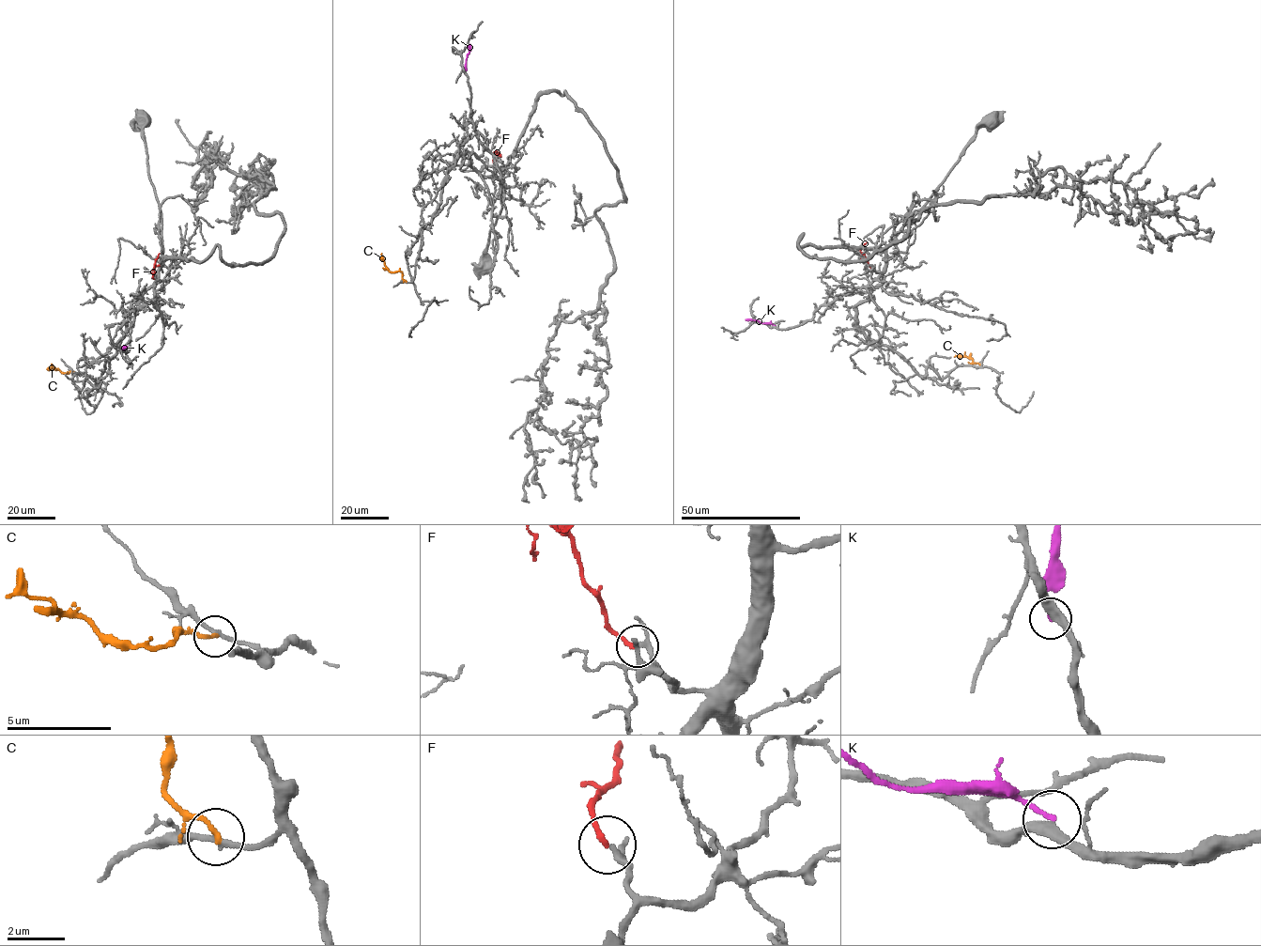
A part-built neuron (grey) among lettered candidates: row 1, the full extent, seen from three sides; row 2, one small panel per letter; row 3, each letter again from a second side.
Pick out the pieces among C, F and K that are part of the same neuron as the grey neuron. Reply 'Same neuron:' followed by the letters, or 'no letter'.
Same neuron: F

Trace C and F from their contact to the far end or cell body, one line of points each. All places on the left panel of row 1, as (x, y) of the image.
C: (74, 372), (48, 370)
F: (154, 278), (159, 253)

